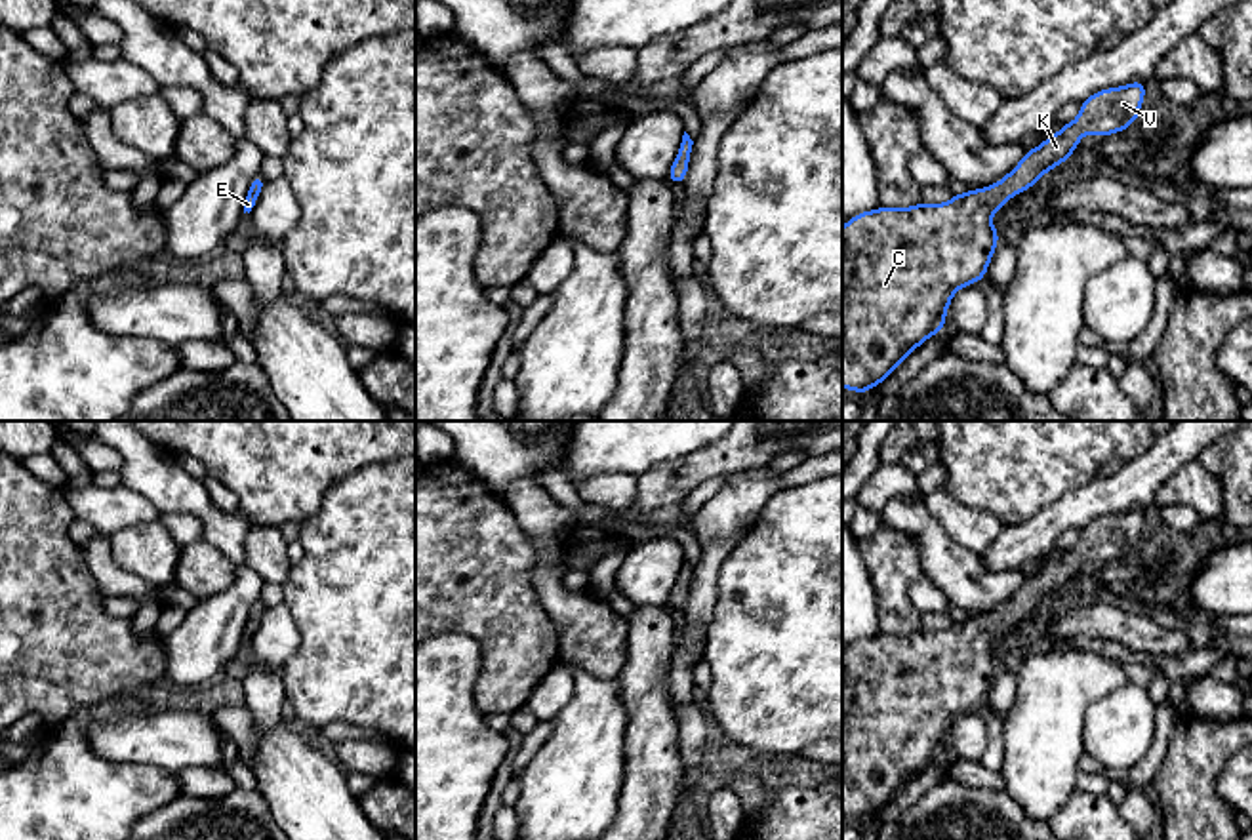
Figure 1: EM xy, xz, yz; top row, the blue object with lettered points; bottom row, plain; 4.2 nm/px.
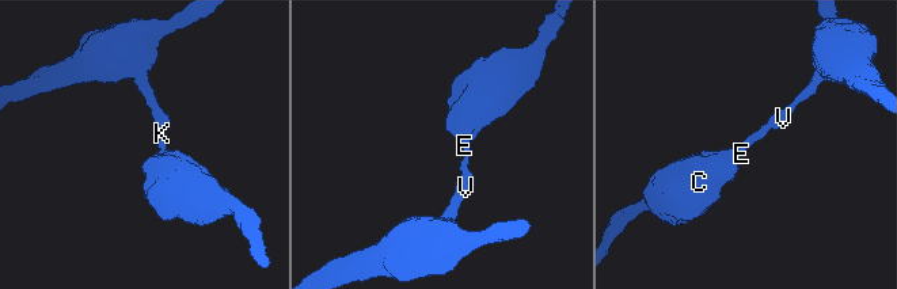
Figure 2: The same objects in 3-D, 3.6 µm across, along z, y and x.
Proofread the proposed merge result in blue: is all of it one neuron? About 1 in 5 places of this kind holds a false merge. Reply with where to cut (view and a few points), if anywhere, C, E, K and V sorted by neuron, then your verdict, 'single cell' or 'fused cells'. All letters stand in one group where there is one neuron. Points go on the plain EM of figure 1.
cut none; groups C E K V; single cell

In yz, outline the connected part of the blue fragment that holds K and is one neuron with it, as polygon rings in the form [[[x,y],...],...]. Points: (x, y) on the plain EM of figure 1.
[[[1143,507],[1096,518],[1080,530],[1080,539],[1071,550],[1060,552],[1054,564],[1025,577],[999,610],[955,621],[943,630],[920,629],[905,636],[877,634],[854,642],[842,653],[842,813],[869,819],[917,773],[939,760],[953,722],[987,701],[999,670],[993,640],[1061,592],[1077,577],[1082,562],[1105,564],[1124,558],[1136,549],[1143,526]]]

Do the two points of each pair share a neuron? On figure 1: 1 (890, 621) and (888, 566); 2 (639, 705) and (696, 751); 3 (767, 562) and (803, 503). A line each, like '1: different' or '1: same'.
1: same
2: different
3: same

